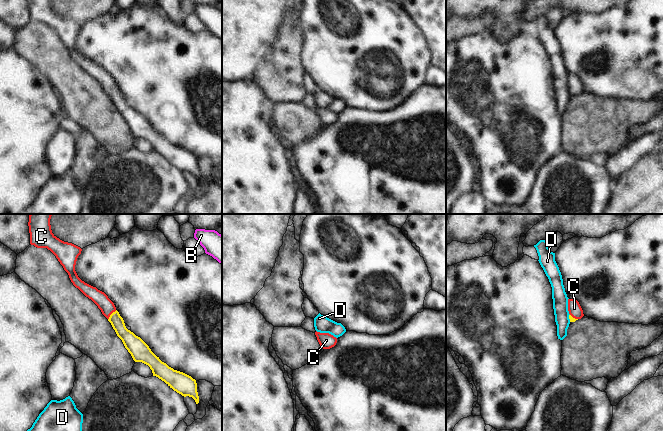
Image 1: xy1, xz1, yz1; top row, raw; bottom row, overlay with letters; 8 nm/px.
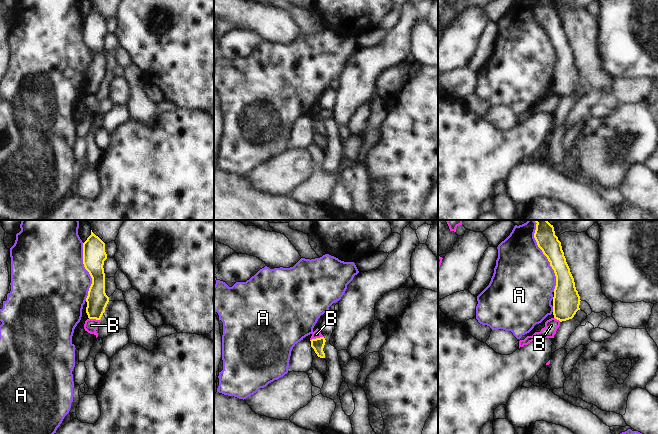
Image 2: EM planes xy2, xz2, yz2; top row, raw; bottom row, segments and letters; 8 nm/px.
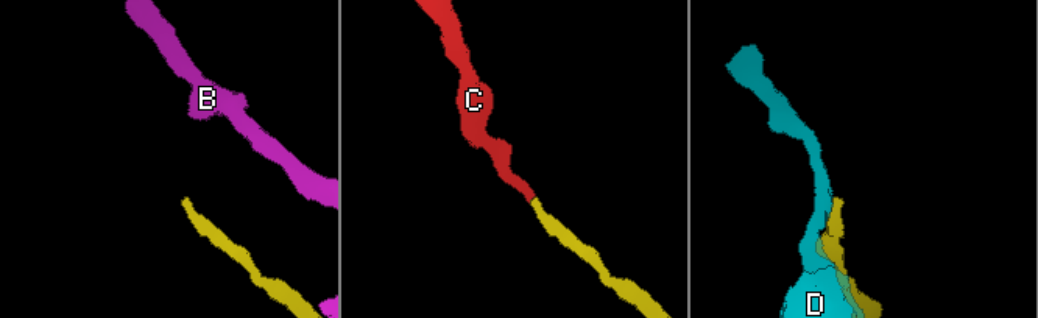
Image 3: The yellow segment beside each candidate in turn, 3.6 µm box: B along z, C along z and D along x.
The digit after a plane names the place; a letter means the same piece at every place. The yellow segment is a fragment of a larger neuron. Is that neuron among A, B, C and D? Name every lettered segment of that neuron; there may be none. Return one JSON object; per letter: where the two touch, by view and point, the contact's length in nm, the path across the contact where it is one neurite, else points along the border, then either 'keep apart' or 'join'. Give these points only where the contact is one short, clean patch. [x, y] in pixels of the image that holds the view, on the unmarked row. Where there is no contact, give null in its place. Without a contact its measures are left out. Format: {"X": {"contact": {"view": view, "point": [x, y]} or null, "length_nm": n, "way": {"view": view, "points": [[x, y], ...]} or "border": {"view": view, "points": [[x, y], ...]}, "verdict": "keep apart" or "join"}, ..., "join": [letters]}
{"A": {"contact": {"view": "yz2", "point": [547, 34]}, "length_nm": 550, "verdict": "keep apart"}, "B": {"contact": {"view": "xz2", "point": [316, 114]}, "length_nm": 120, "border": {"view": "xz2", "points": [[323, 112], [310, 116]]}, "verdict": "keep apart"}, "C": {"contact": {"view": "xy1", "point": [111, 90]}, "length_nm": 100, "way": {"view": "xy1", "points": [[129, 115], [111, 90], [107, 83]]}, "verdict": "join"}, "D": {"contact": {"view": "yz1", "point": [569, 94]}, "length_nm": 60, "border": {"view": "yz1", "points": [[569, 90], [570, 97]]}, "verdict": "keep apart"}, "join": ["C"]}

